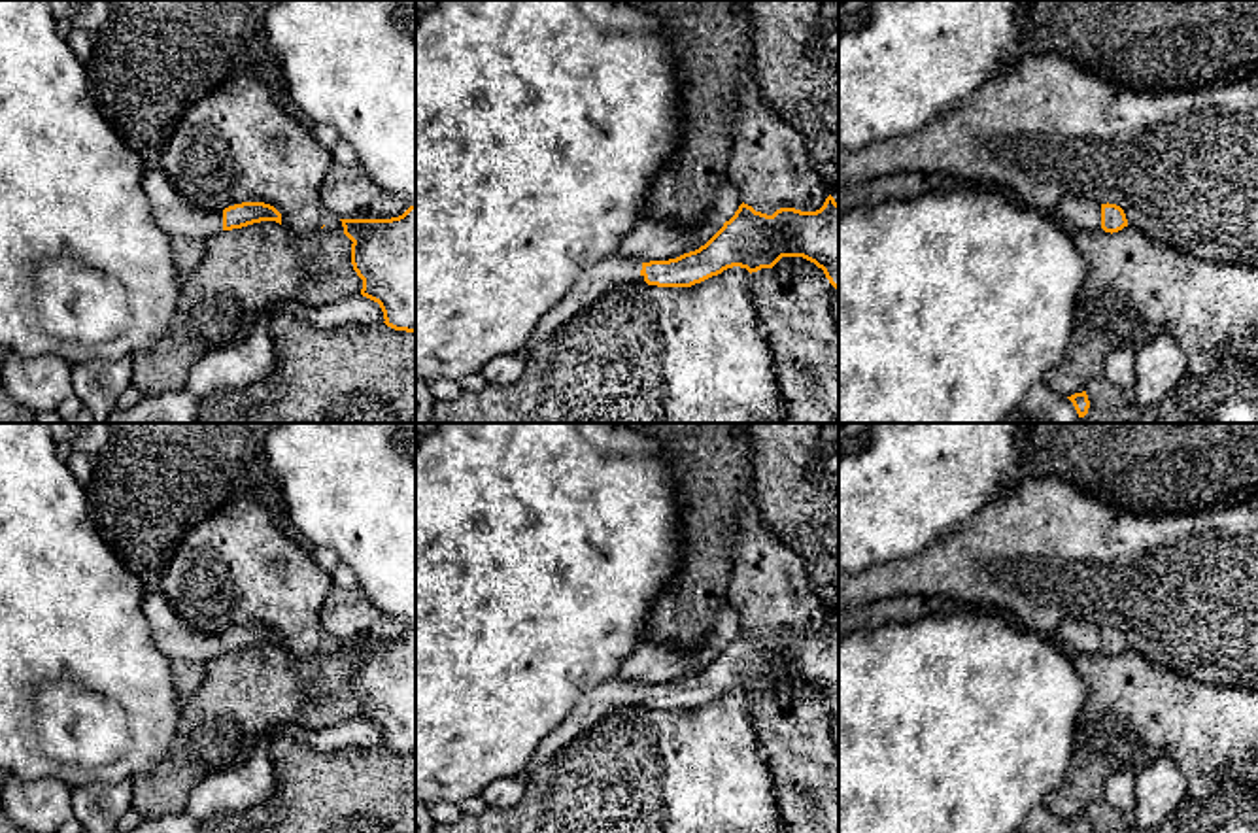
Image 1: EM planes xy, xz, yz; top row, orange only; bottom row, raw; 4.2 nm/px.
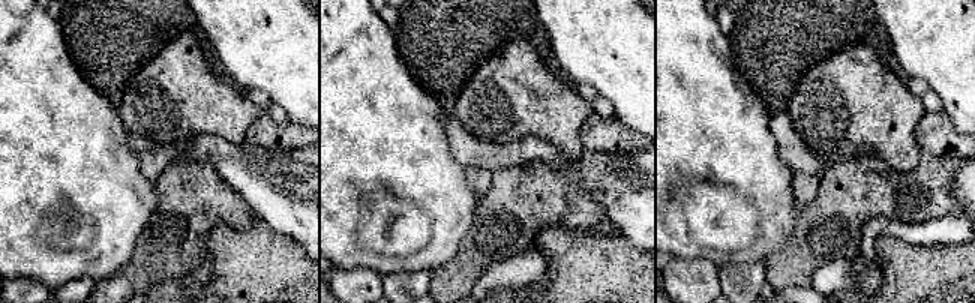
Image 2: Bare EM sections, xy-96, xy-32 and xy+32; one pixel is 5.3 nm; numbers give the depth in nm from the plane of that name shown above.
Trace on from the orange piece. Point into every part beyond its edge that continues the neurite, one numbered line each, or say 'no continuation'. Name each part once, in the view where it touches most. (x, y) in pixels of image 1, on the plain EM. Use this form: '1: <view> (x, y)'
1: xz (609, 696)

